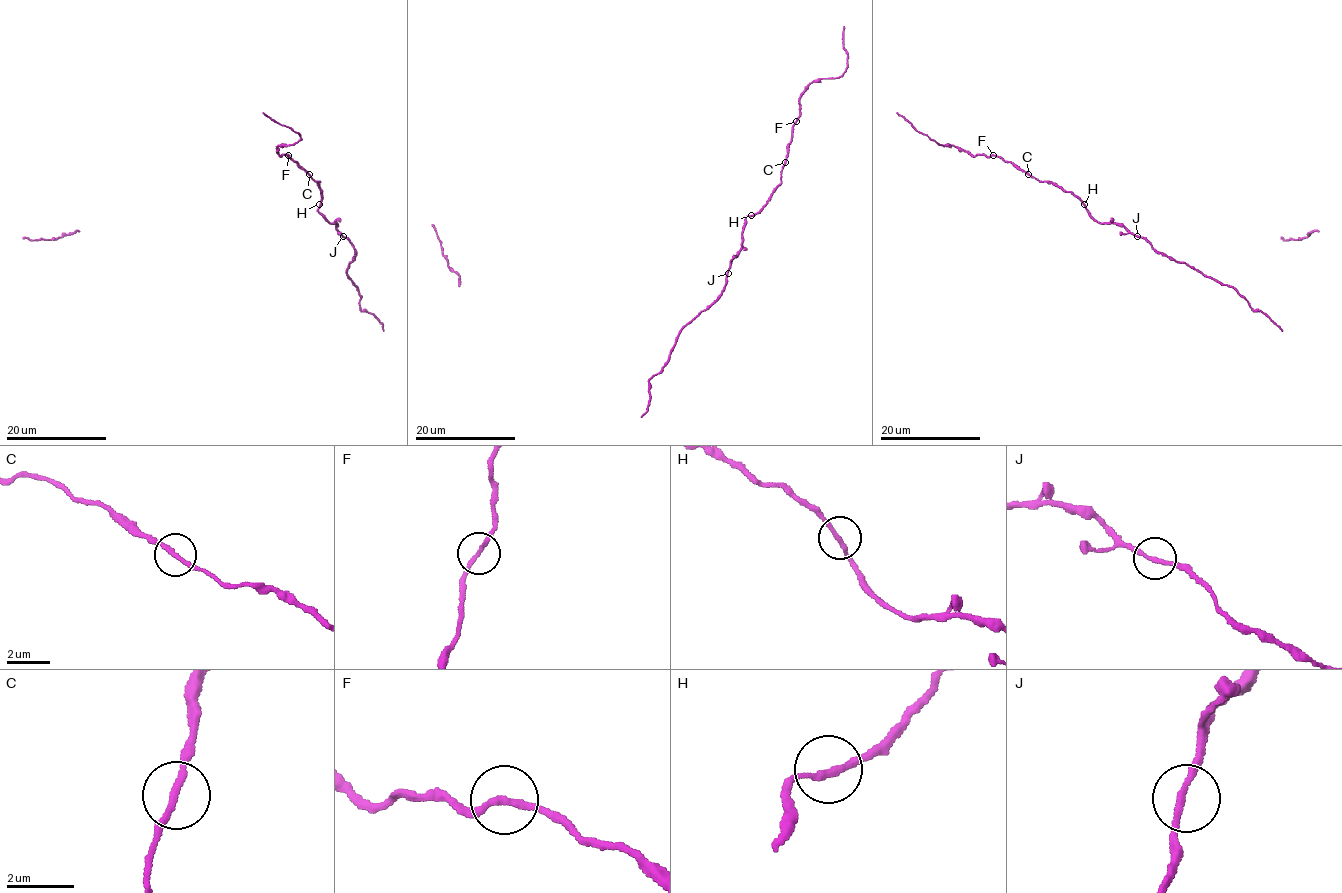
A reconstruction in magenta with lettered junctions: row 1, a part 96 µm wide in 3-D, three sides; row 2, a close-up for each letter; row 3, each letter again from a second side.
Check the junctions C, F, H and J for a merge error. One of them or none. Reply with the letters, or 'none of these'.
F

